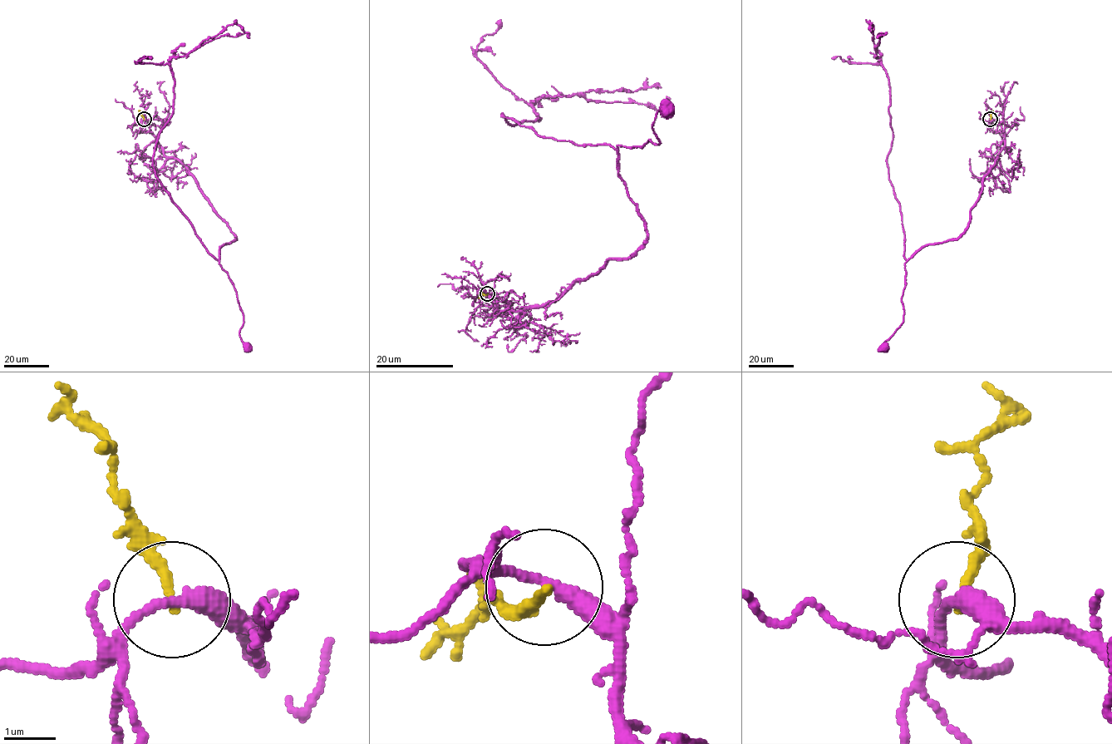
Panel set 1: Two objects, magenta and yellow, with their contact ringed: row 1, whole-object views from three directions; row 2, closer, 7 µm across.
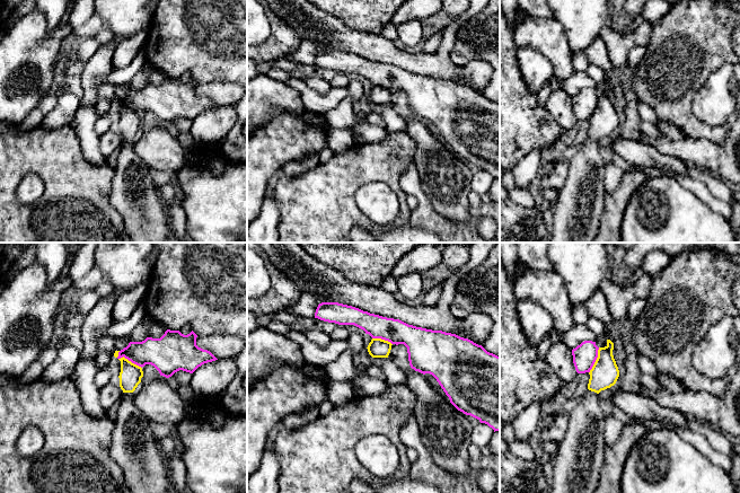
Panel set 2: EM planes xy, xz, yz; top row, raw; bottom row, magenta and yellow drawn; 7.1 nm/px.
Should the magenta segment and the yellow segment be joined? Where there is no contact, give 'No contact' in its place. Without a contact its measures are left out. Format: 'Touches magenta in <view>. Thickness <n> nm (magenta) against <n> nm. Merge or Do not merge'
Touches magenta in xy. Thickness 220 nm (magenta) against 160 nm. Do not merge

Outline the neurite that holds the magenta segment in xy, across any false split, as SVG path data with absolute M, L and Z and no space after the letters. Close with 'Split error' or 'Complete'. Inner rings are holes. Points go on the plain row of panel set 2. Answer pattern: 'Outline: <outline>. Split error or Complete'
Outline: M167 77L160 86L130 89L118 99L117 106L124 104L141 115L151 112L166 125L179 117L193 121L202 112L218 107L210 98L196 93L196 85L193 78L184 82Z. Complete

